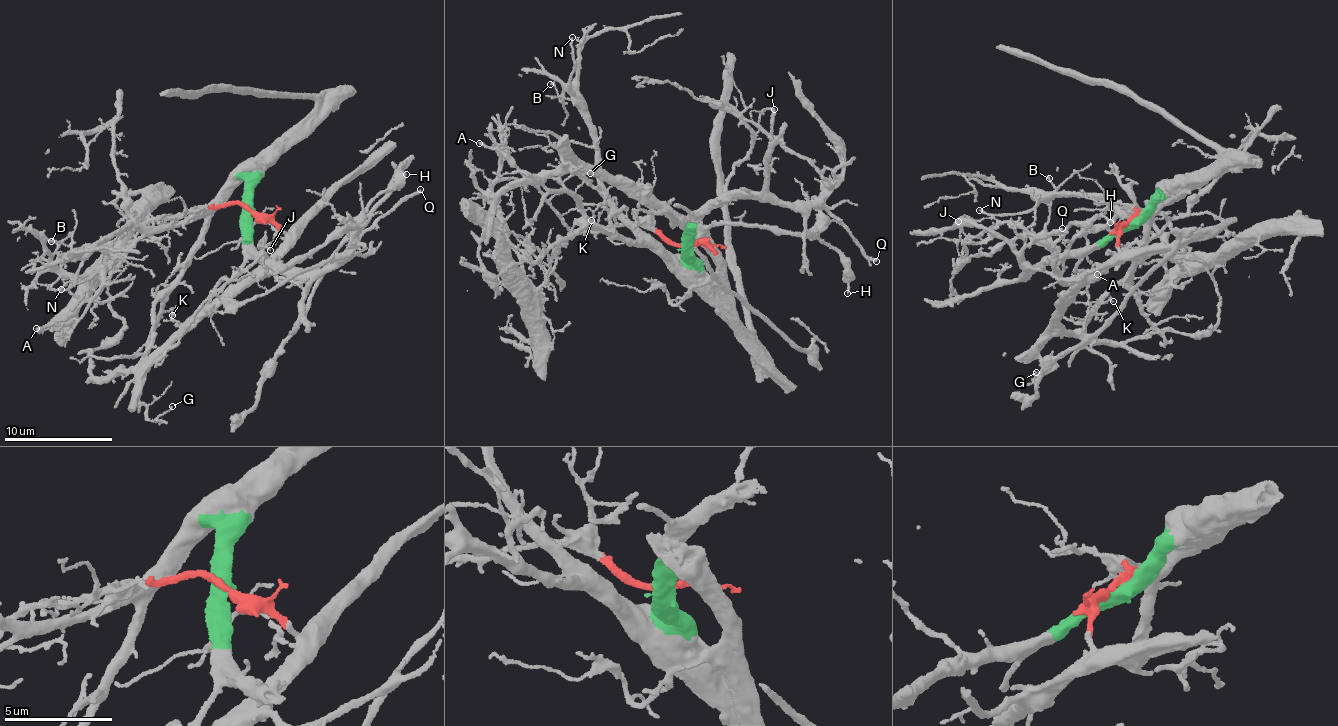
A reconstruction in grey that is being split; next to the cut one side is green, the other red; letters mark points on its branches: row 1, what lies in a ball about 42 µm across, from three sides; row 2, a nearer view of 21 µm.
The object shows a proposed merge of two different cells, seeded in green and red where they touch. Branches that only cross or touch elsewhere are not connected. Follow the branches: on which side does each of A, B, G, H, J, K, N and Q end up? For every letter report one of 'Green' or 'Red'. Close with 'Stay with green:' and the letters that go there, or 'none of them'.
A: Red
B: Green
G: Red
H: Red
J: Green
K: Red
N: Green
Q: Green
Stay with green: B, J, N, Q

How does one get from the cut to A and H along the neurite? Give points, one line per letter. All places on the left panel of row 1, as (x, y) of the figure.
A: (247, 209), (230, 204), (152, 217), (140, 229), (102, 291), (53, 324), (35, 329)
H: (247, 209), (266, 215), (283, 234), (274, 274), (304, 276), (350, 246), (366, 206), (406, 173)

